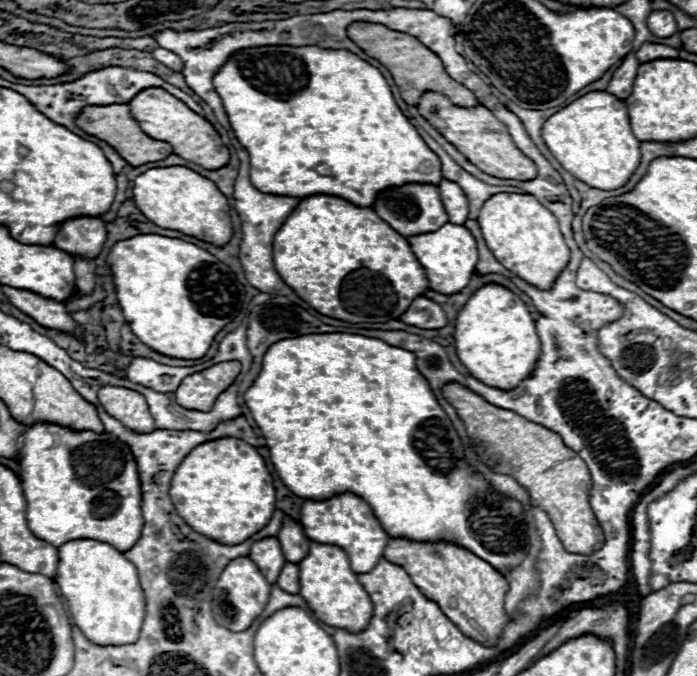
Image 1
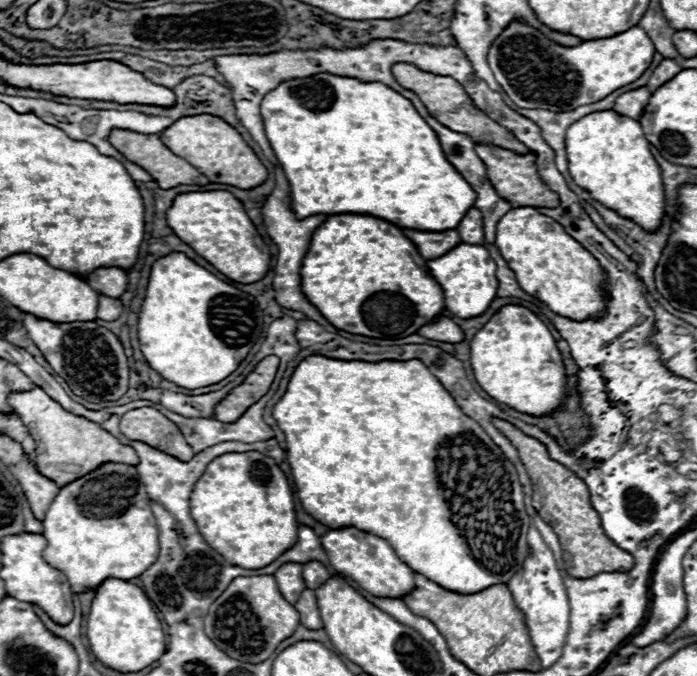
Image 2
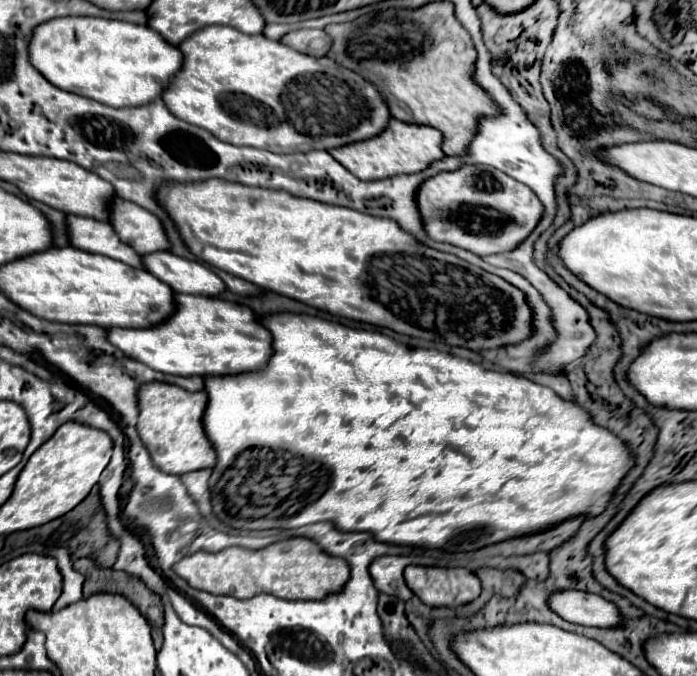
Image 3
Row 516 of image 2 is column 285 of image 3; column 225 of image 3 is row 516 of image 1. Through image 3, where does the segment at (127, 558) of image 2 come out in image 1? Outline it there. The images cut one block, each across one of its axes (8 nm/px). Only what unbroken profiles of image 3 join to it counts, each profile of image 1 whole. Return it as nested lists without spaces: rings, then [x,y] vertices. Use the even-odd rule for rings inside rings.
[[[38,422],[34,426],[24,424],[18,436],[18,450],[20,480],[26,494],[26,520],[38,538],[46,538],[54,546],[68,540],[94,538],[122,552],[136,544],[142,530],[142,490],[138,468],[126,442],[108,432],[78,432]]]

